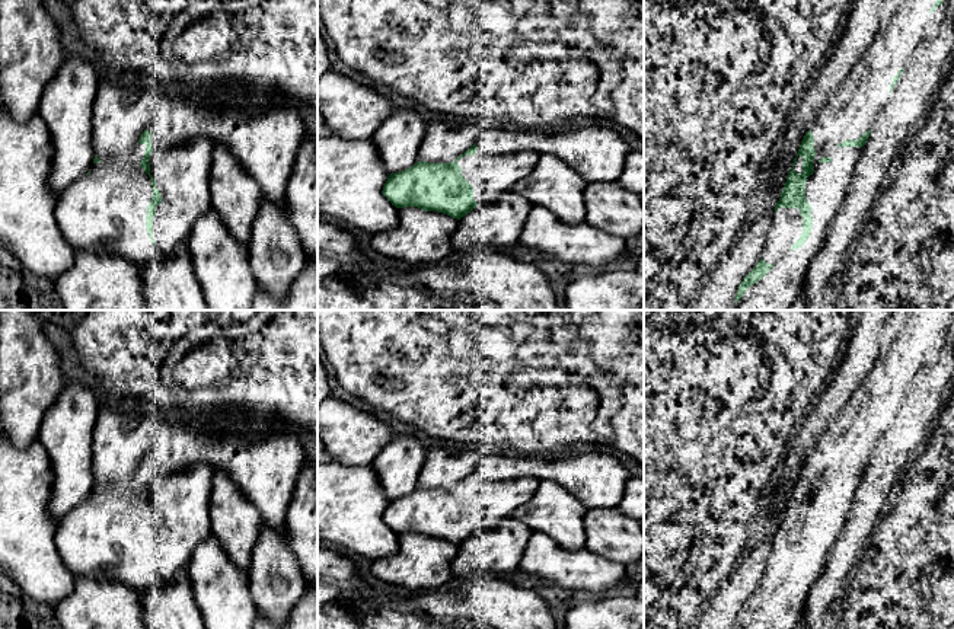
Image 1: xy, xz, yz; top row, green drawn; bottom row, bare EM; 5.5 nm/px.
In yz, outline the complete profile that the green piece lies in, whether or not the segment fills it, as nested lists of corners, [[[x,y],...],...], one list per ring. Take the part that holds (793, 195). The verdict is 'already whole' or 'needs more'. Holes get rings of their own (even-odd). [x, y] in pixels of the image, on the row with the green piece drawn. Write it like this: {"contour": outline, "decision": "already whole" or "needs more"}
{"contour": [[[810,130],[805,132],[775,207],[775,213],[781,207],[798,208],[803,217],[803,233],[791,250],[775,264],[768,264],[763,259],[756,264],[738,285],[734,304],[730,310],[789,310],[797,301],[804,287],[808,268],[821,249],[829,227],[848,198],[856,163],[862,156],[870,134],[871,130],[858,140],[845,140],[837,144],[833,156],[821,157],[819,160],[820,165],[814,167],[814,135]]], "decision": "needs more"}

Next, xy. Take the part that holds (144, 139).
{"contour": [[[143,131],[137,147],[124,163],[103,163],[95,156],[90,170],[73,182],[57,199],[55,221],[64,240],[76,252],[114,255],[134,264],[140,271],[157,256],[153,218],[162,202],[150,175],[151,131]]], "decision": "needs more"}

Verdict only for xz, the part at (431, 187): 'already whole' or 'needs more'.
already whole

